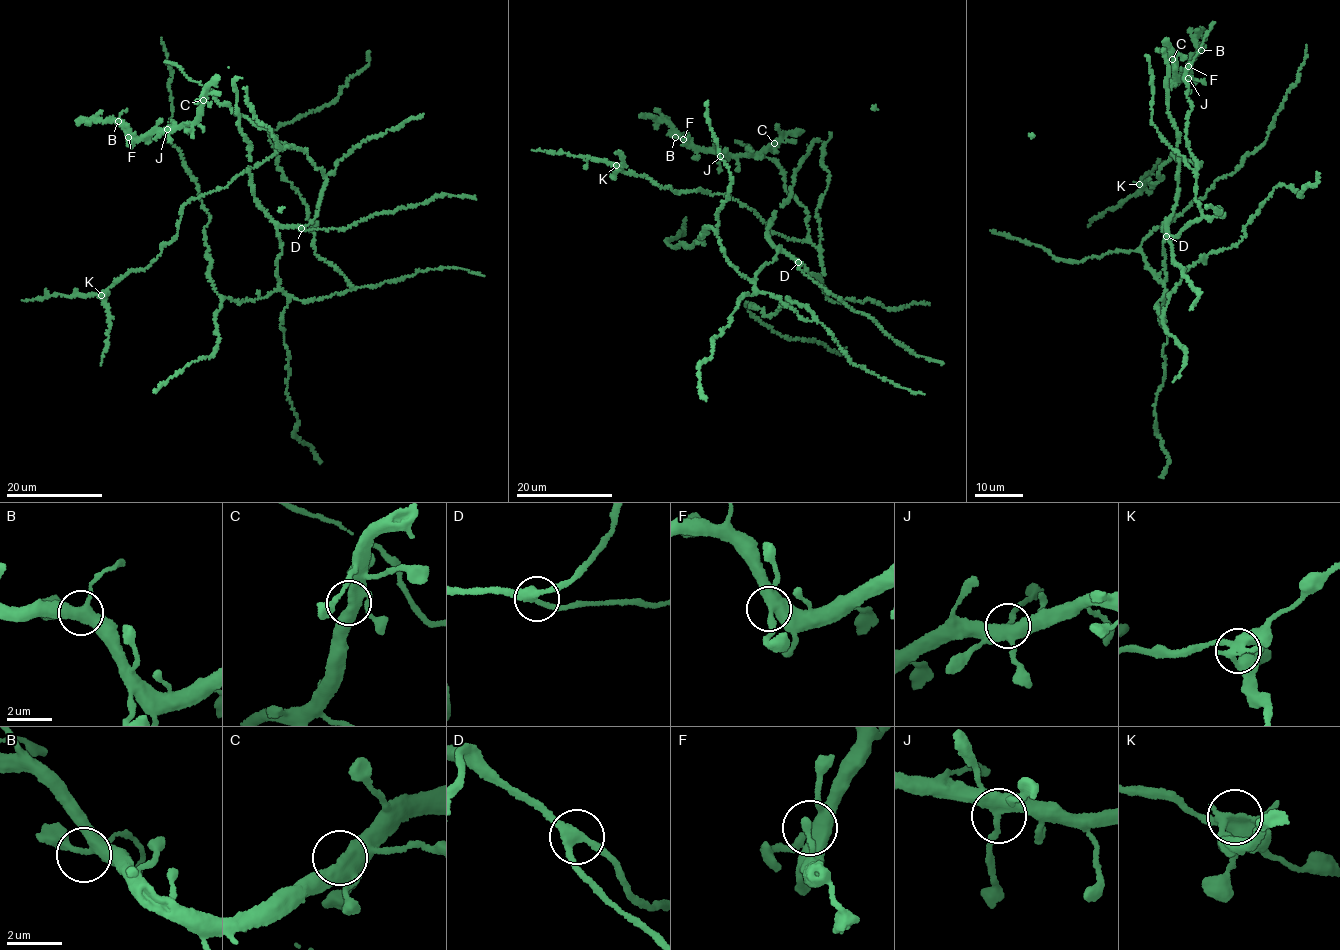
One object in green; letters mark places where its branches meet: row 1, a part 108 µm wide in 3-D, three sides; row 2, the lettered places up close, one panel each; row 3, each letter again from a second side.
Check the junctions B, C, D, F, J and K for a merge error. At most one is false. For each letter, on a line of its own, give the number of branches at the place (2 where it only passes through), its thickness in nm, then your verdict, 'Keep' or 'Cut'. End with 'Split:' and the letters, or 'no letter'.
B: Branches: 4. Thickness 320 nm. Keep
C: Branches: 3. Thickness 400 nm. Keep
D: Branches: 3. Thickness 320 nm. Keep
F: Branches: 4. Thickness 420 nm. Keep
J: Branches: 5. Thickness 400 nm. Keep
K: Branches: 4. Thickness 360 nm. Cut
Split: K

